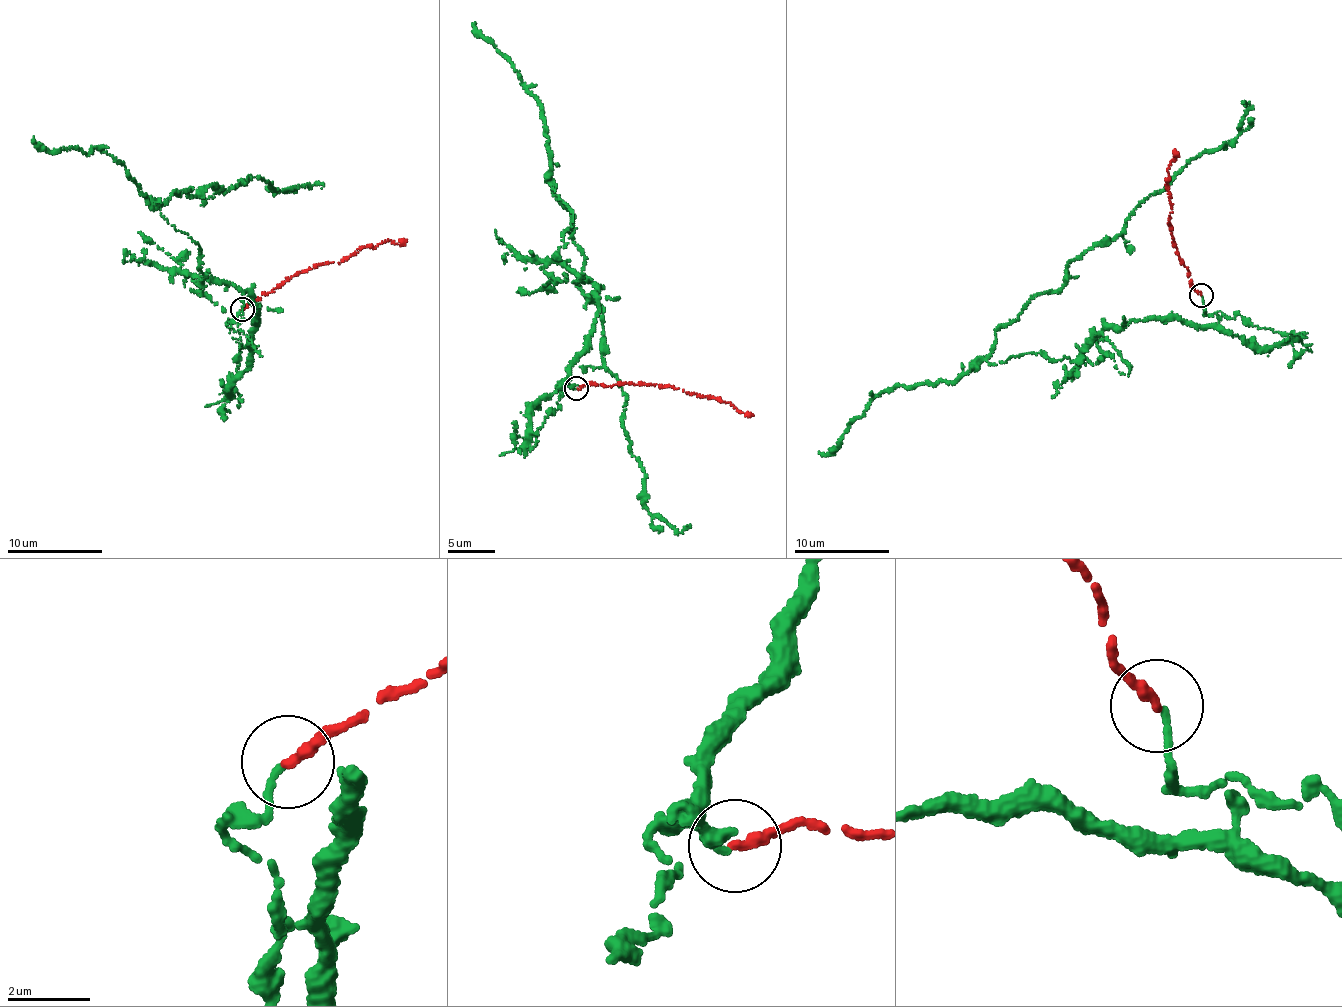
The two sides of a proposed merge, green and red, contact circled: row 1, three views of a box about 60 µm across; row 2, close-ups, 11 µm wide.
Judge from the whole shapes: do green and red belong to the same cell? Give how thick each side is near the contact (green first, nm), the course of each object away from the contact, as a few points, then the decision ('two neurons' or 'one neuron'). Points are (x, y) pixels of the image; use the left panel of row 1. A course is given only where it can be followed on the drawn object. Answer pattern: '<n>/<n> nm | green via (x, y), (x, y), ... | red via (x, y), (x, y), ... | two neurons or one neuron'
170/280 nm | green via (242, 310), (231, 393), (258, 305), (200, 280), (161, 202), (251, 176), (321, 188) | red via (242, 310), (262, 294), (316, 266), (344, 261), (357, 249), (407, 240) | two neurons

